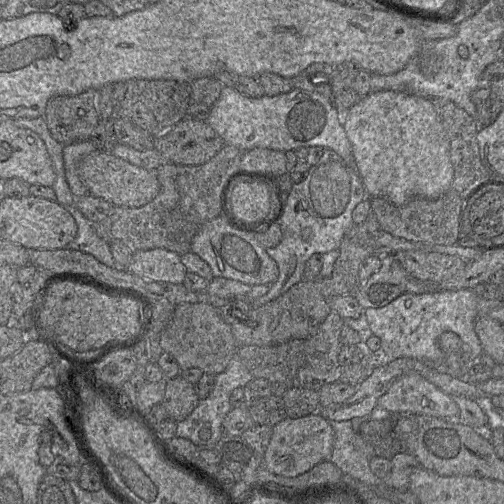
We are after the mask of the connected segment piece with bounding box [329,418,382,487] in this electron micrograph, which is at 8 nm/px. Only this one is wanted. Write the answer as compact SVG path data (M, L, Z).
M366 418L331 422L334 430L334 446L330 460L345 475L359 482L376 487L382 480L370 468L374 456L373 445L360 434L360 424Z

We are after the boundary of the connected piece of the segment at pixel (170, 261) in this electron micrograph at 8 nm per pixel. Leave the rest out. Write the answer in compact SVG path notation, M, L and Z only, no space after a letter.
M163 248L134 251L127 271L147 280L172 284L183 283L187 273L180 255Z

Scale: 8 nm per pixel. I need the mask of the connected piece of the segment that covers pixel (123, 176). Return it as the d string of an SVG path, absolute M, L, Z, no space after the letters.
M95 151L81 160L78 165L78 176L89 194L118 207L142 207L151 202L160 191L155 171L138 167L112 153L102 151Z

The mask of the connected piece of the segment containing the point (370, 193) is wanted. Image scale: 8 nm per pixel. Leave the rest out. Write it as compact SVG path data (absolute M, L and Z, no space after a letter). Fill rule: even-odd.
M372 91L359 98L348 111L343 111L342 124L351 143L355 170L367 197L383 197L396 206L403 206L416 197L437 199L450 188L454 169L450 160L449 140L438 108L432 100L407 92Z

